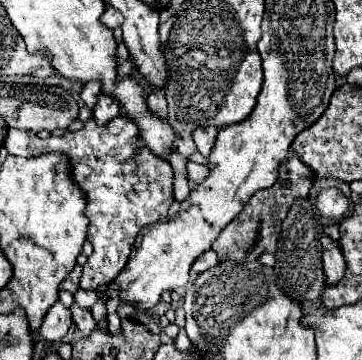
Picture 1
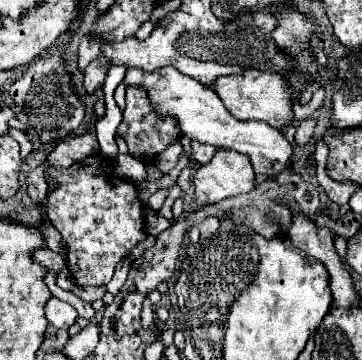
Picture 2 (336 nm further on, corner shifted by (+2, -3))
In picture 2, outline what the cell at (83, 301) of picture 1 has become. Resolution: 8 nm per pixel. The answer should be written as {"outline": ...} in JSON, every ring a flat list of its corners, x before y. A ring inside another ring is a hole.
{"outline":[[76,285,76,287,72,289,72,293,74,293,76,297,80,297,80,299,84,299,86,303,94,303,96,299,102,299,102,297,104,297,106,287,80,287,80,285]]}

